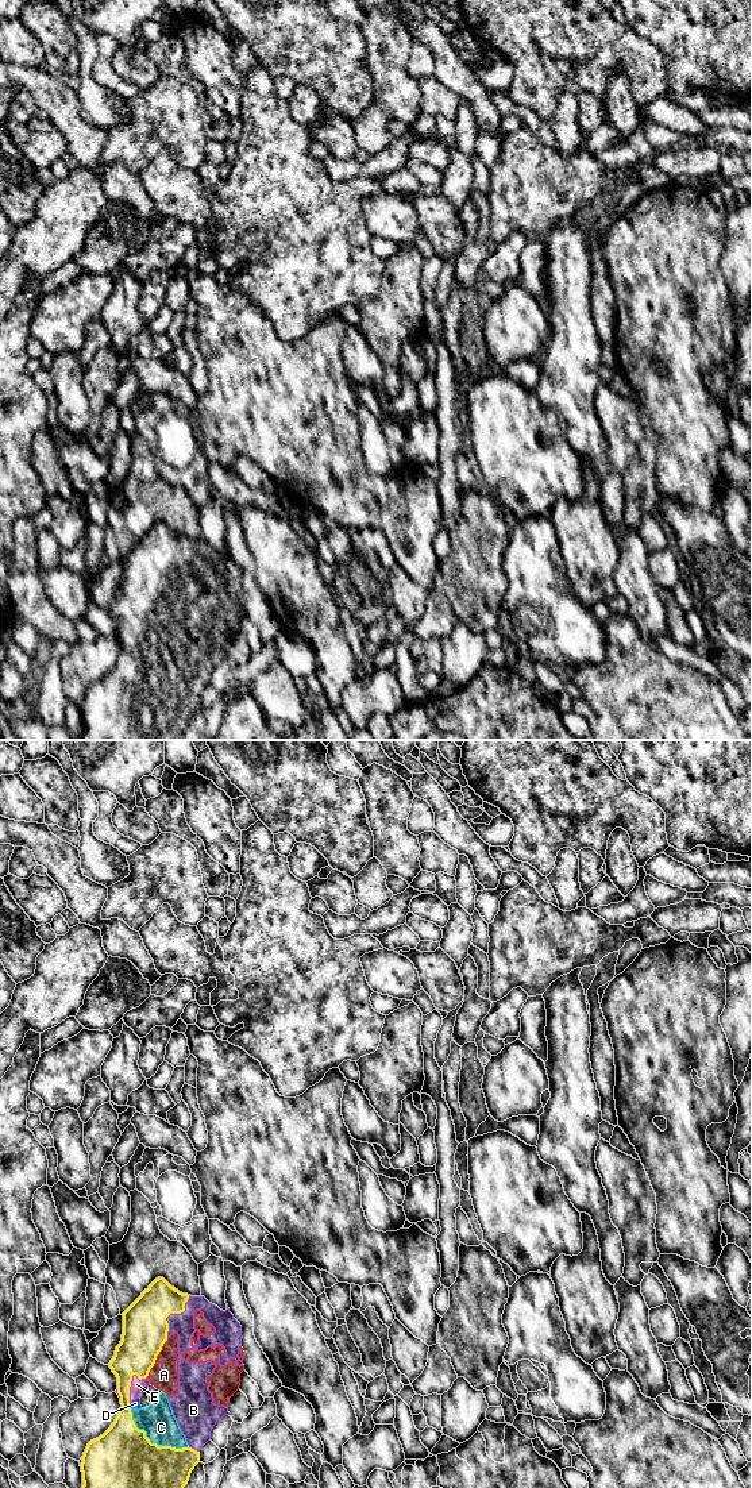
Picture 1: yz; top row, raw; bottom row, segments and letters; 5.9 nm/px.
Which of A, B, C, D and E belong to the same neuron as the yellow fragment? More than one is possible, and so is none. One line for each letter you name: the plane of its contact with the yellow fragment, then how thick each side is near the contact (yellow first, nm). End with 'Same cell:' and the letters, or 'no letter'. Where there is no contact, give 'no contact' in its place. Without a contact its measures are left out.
A: meets yellow in yz; 280 nm thick on the yellow side, 170 nm on the other
B: meets yellow in yz; 280 nm thick on the yellow side, 130 nm on the other
C: meets yellow in yz; 500 nm thick on the yellow side, 200 nm on the other
D: meets yellow in yz; 280 nm thick on the yellow side, 50 nm on the other
E: meets yellow in yz; 240 nm thick on the yellow side, 70 nm on the other
Same cell: A, B, C, D, E

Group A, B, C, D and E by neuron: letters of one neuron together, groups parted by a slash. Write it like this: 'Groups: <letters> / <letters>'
Groups: A B C D E

